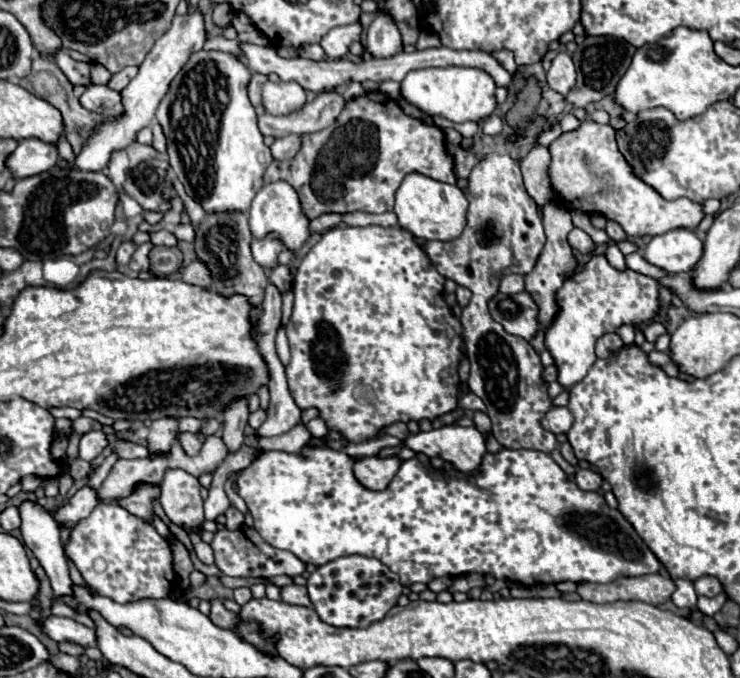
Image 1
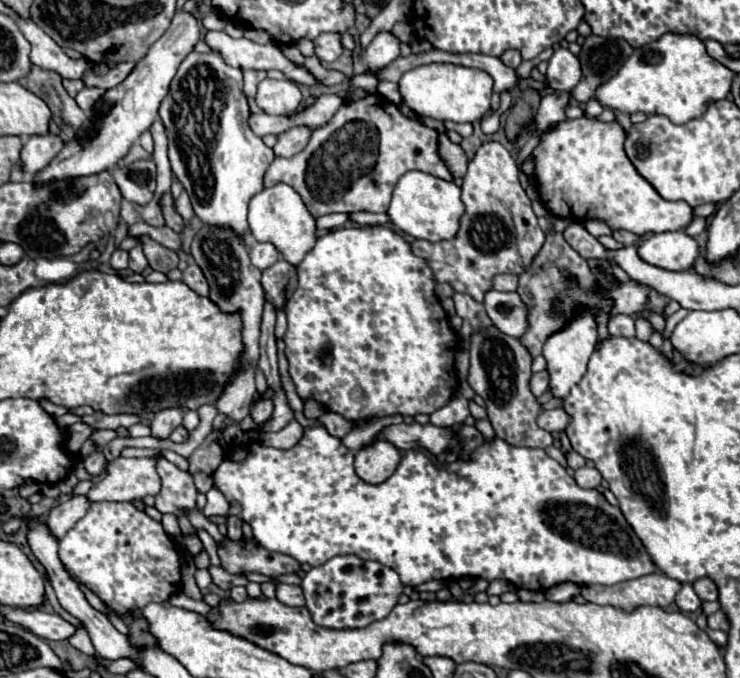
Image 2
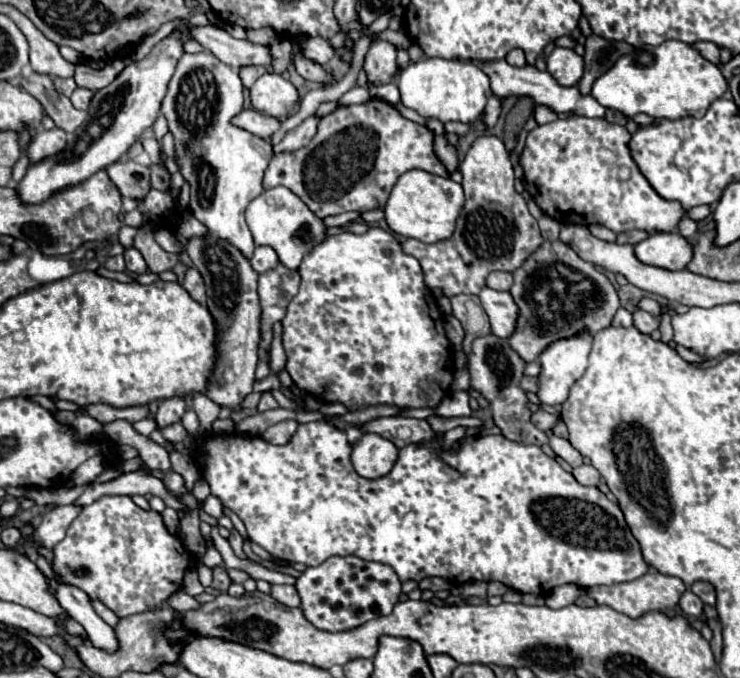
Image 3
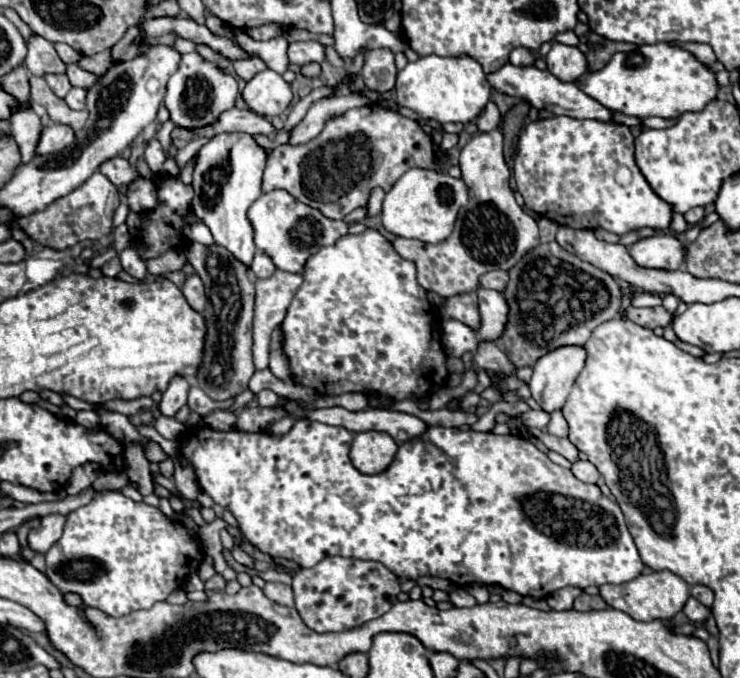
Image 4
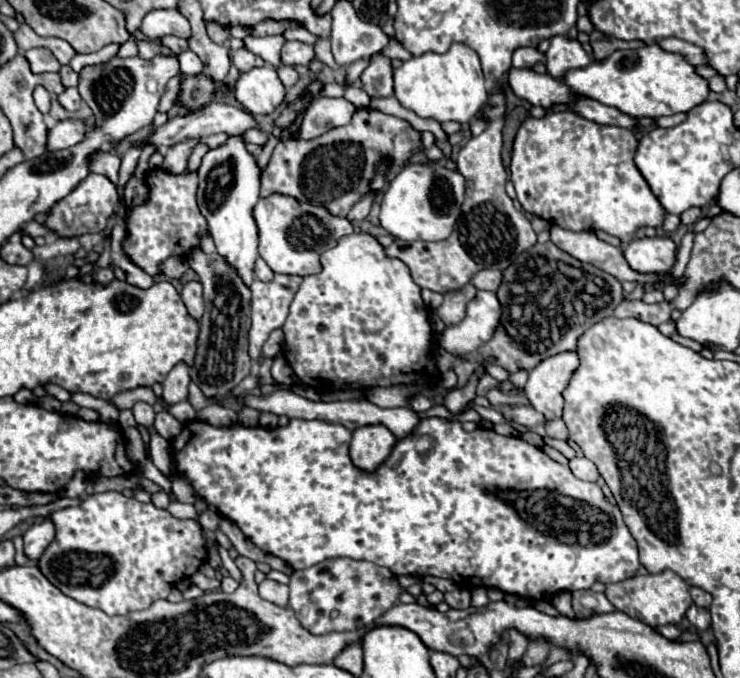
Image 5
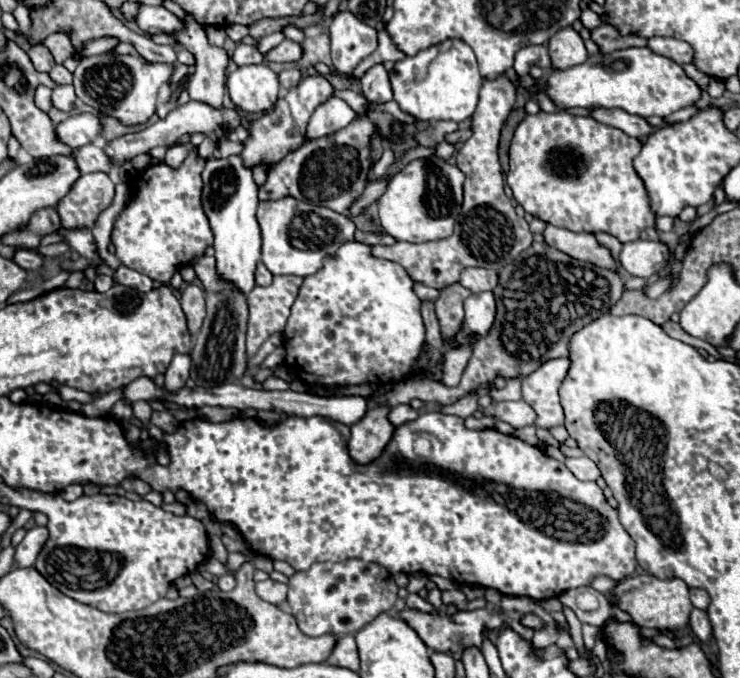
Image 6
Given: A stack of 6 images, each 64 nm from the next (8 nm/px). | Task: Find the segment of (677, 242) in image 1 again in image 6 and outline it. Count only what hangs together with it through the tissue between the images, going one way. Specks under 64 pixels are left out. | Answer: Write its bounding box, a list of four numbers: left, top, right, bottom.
[618,240,670,278]

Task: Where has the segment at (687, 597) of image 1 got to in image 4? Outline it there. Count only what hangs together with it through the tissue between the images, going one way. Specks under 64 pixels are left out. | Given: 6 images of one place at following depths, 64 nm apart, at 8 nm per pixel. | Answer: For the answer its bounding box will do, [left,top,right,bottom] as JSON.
[684,598,710,624]

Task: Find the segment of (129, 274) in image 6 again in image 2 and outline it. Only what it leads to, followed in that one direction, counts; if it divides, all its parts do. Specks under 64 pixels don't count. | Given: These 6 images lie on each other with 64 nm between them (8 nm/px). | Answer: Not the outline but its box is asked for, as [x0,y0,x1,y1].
[128,246,148,274]

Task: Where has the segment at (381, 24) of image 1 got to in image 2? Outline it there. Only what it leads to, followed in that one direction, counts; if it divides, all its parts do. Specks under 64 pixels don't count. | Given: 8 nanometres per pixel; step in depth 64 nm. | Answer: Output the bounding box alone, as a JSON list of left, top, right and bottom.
[364,32,400,76]

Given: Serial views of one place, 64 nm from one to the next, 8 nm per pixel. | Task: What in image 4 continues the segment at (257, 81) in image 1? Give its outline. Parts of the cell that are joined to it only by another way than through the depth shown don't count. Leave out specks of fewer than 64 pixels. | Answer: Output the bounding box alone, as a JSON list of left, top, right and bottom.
[232,56,266,80]

